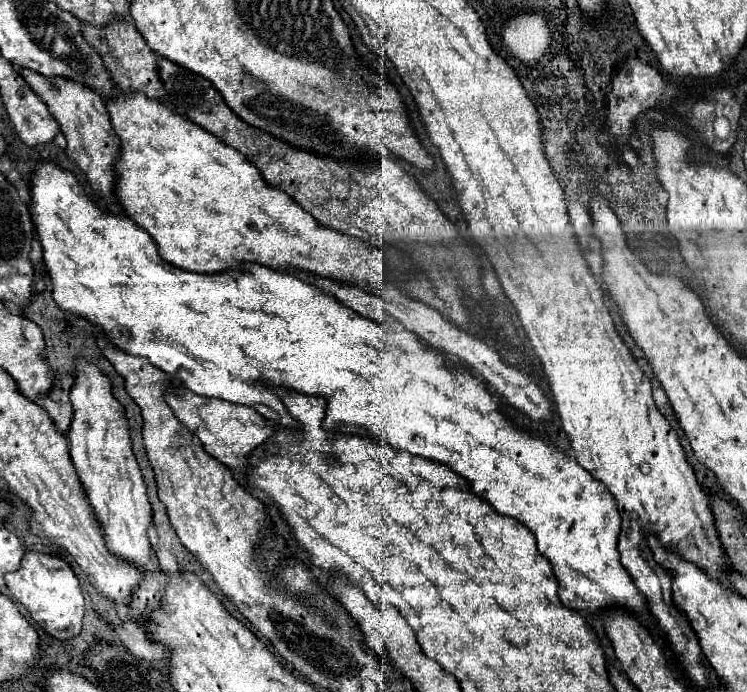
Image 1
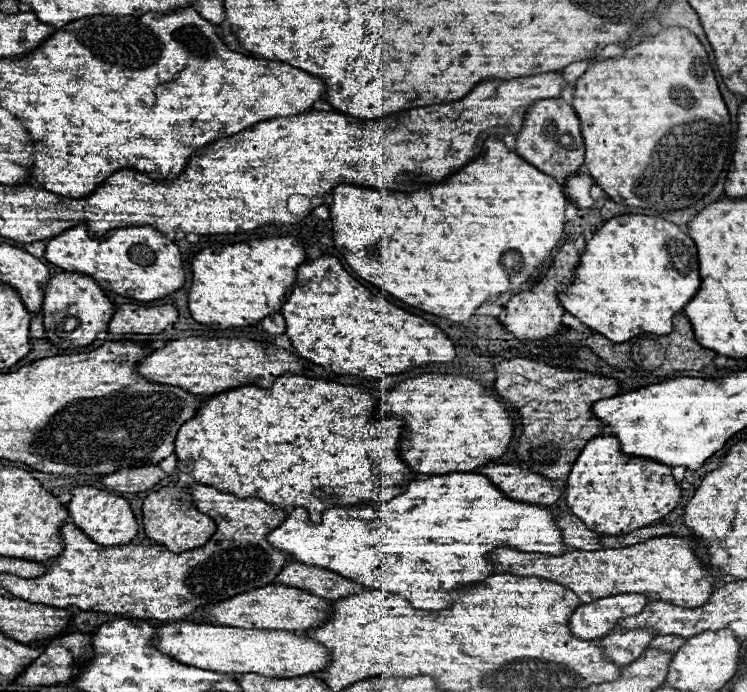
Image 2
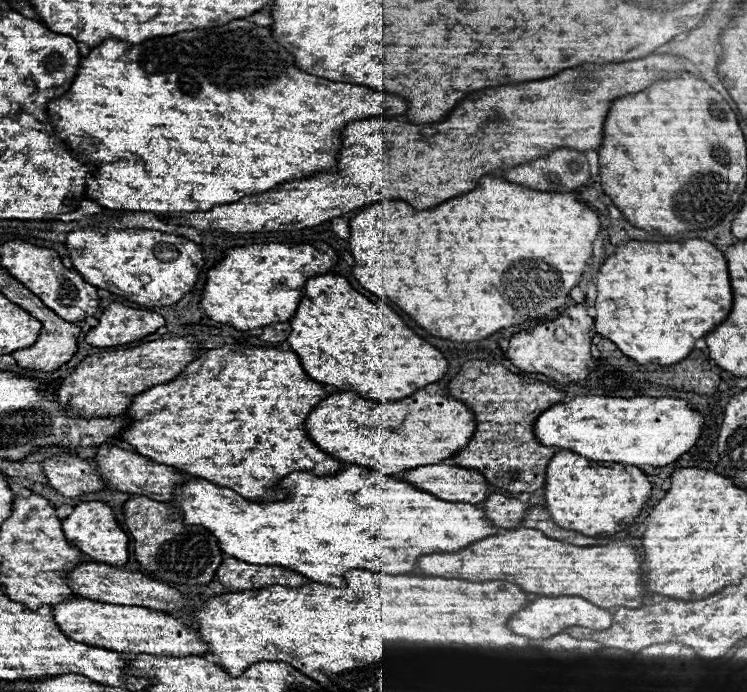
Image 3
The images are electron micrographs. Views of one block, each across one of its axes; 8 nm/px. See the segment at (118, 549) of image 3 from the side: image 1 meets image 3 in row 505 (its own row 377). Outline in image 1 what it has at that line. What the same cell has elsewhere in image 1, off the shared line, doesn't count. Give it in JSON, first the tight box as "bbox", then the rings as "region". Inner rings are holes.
{"bbox":[68,362,166,628],"region":[[[76,362],[76,382],[70,388],[70,404],[74,408],[72,424],[68,430],[70,456],[86,498],[94,508],[96,520],[102,526],[108,552],[130,562],[144,572],[142,582],[132,590],[128,606],[128,620],[138,628],[150,612],[160,608],[162,592],[156,586],[166,586],[166,578],[158,572],[152,560],[152,546],[148,538],[148,528],[152,524],[152,506],[146,496],[146,484],[142,472],[132,454],[132,442],[128,432],[128,422],[124,418],[124,408],[116,402],[110,392],[110,380],[92,364]]]}

